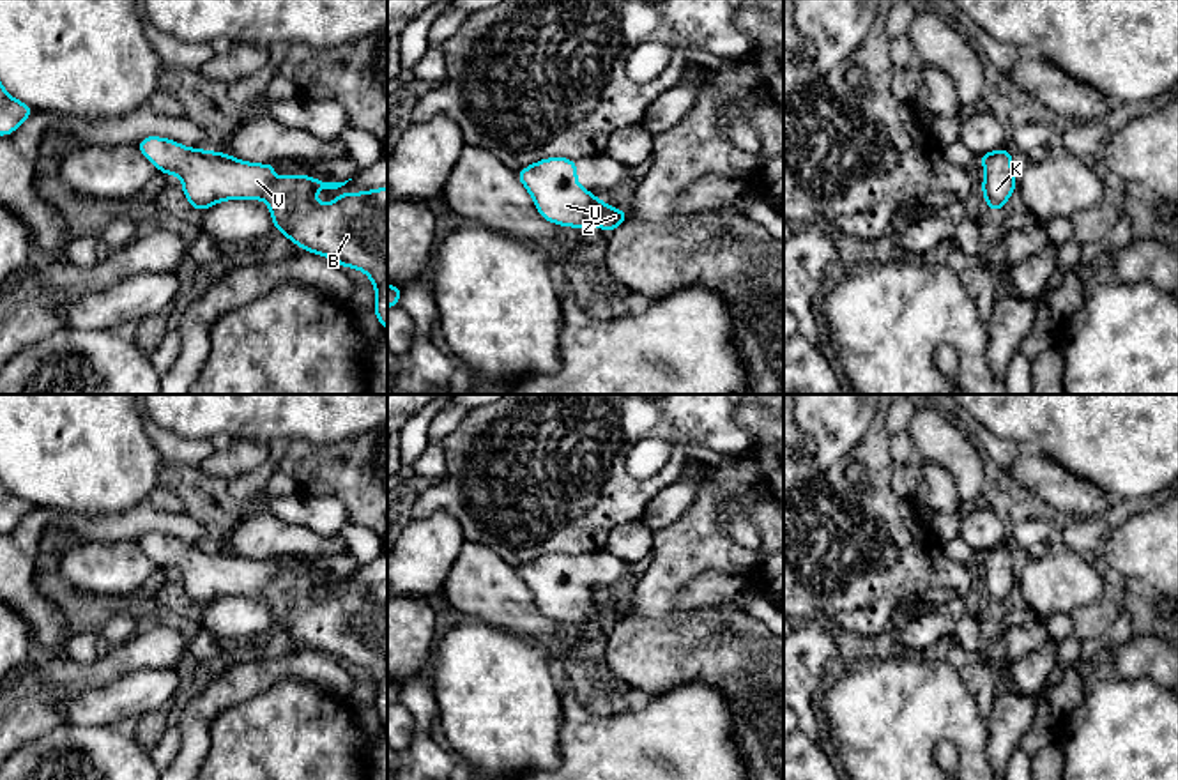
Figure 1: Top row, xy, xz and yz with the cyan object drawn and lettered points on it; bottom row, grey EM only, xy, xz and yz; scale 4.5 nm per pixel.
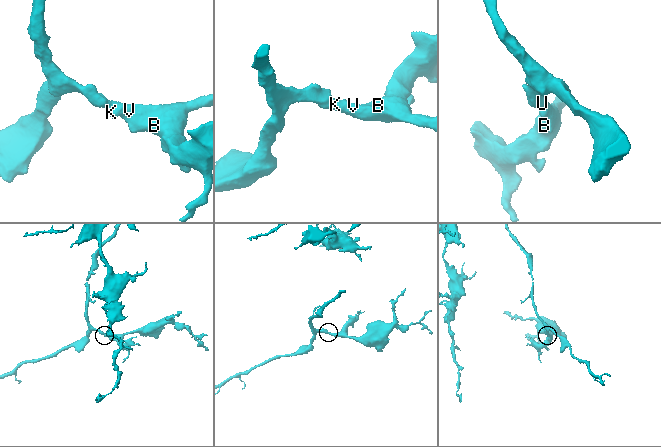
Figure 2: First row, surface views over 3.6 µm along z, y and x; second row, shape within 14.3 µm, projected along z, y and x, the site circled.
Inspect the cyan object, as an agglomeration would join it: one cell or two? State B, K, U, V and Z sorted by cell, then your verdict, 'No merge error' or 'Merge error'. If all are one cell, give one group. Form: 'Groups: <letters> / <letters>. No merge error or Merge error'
Groups: B K U V Z. No merge error

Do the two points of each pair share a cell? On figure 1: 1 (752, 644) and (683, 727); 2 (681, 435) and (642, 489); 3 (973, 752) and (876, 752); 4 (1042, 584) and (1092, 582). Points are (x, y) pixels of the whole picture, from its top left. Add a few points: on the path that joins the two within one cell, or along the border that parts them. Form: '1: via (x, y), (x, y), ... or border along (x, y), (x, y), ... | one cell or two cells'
1: border along (674, 687), (710, 685), (727, 703), (731, 729) | two cells
2: via (680, 451), (676, 464), (658, 481) | one cell
3: via (948, 731), (901, 731) | one cell
4: via (1055, 582), (1079, 582) | one cell

